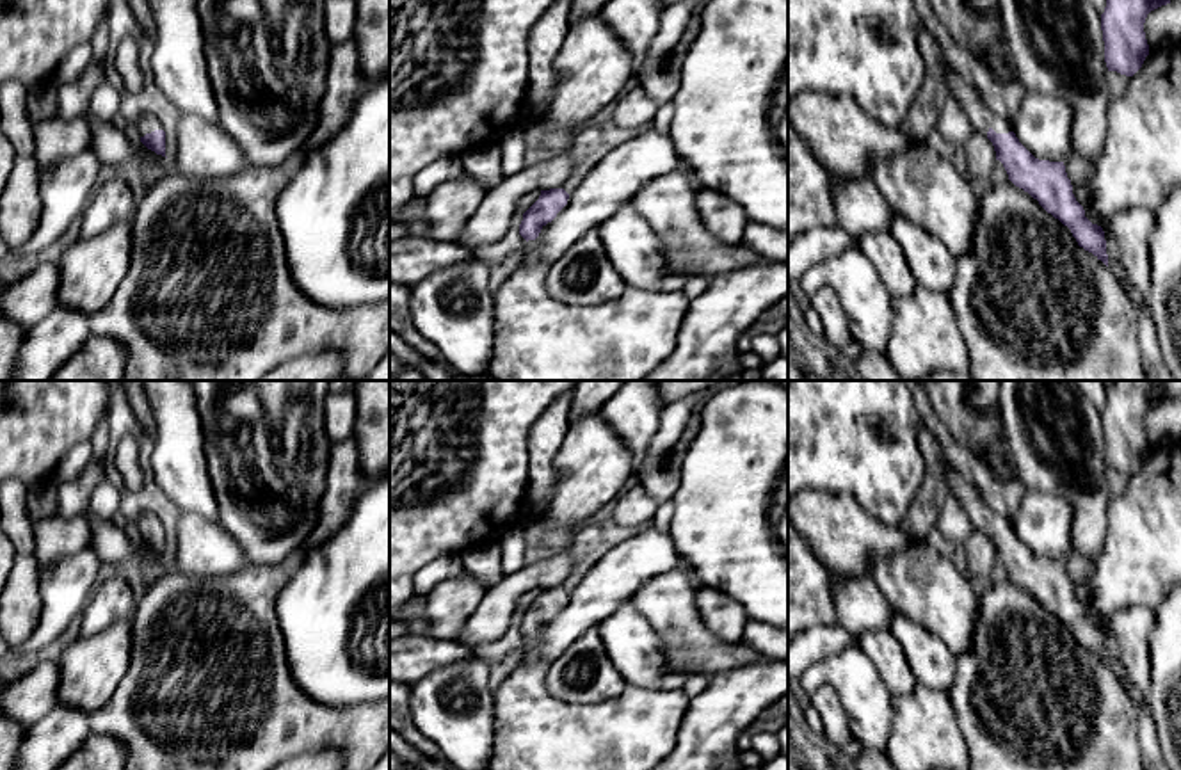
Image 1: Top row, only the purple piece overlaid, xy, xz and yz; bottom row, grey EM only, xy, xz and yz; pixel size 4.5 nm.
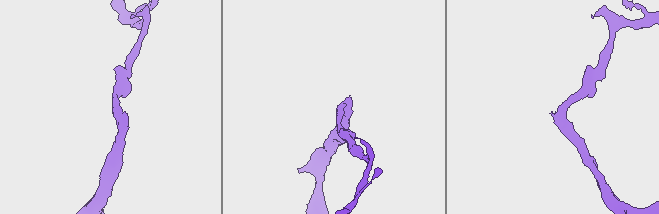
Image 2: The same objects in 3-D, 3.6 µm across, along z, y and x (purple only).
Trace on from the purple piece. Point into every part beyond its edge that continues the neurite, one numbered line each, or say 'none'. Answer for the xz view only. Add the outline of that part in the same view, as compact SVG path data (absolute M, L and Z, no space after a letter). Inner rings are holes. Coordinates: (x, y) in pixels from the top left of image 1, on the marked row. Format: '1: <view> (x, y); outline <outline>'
none

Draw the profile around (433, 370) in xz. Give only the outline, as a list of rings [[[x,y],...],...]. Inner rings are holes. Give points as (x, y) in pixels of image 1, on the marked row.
[[[390,327],[390,352],[400,361],[418,368],[427,381],[493,381],[489,373],[482,375],[459,375],[457,372],[446,372],[439,361],[427,359],[423,354],[416,352],[407,345],[397,333]]]

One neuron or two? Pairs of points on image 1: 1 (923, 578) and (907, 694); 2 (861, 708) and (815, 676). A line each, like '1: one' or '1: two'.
1: one
2: one

